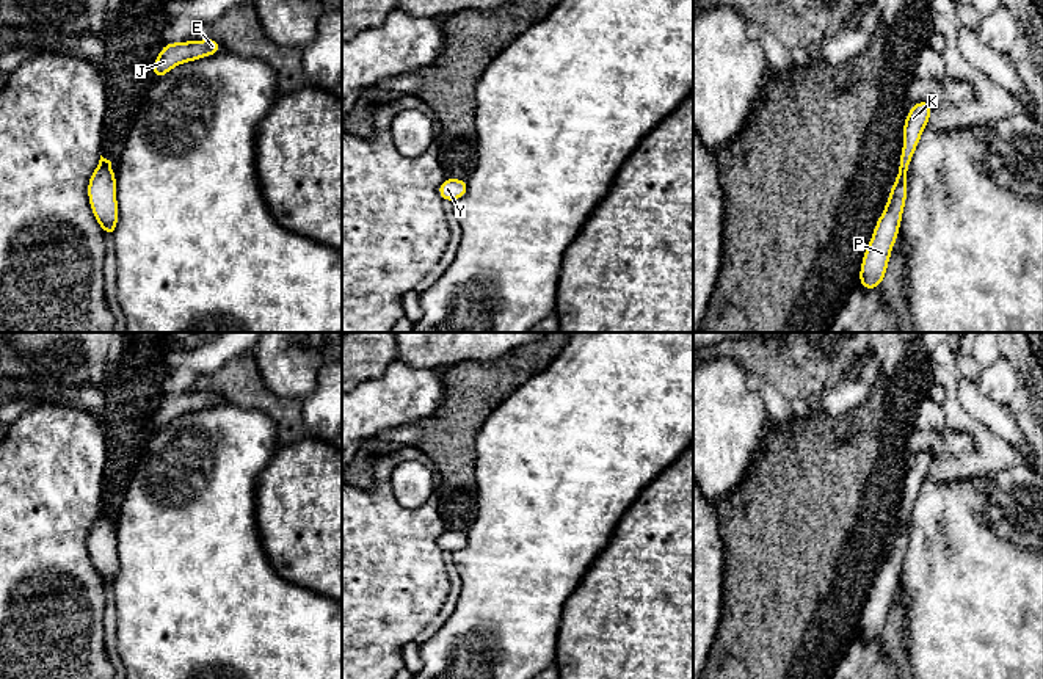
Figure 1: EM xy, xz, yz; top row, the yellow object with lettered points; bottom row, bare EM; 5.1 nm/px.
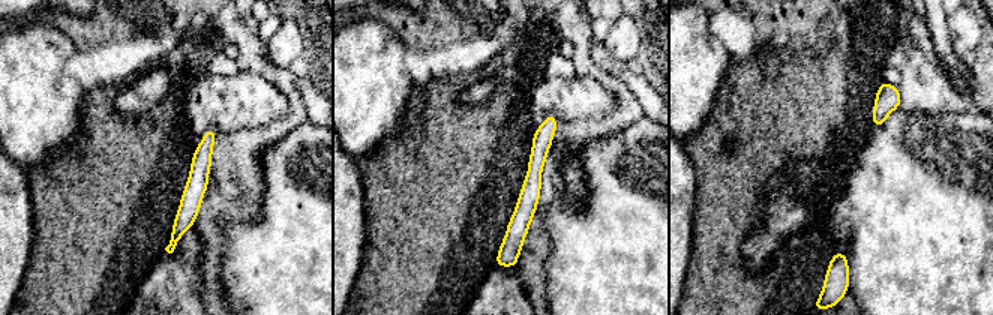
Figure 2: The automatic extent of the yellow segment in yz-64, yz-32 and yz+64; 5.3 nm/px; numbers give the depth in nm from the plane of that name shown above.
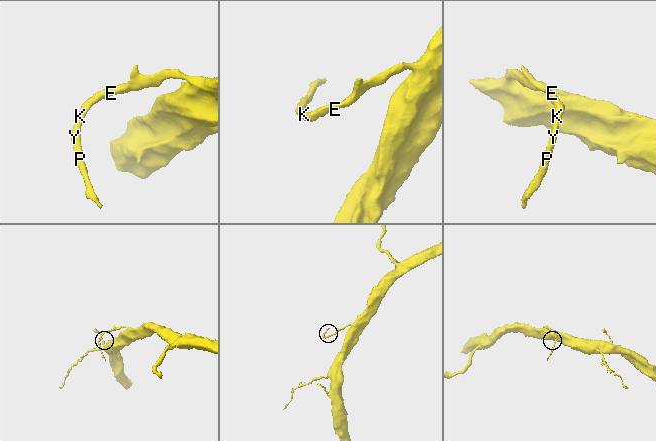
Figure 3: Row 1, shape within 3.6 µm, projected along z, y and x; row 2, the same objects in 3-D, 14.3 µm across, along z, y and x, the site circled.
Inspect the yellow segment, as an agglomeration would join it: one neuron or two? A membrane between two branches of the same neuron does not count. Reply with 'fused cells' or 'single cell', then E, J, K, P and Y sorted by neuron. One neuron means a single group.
single cell | E J K P Y

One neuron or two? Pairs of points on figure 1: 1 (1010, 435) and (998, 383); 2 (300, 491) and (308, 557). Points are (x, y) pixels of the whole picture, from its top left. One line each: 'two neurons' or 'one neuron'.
1: two neurons
2: one neuron

